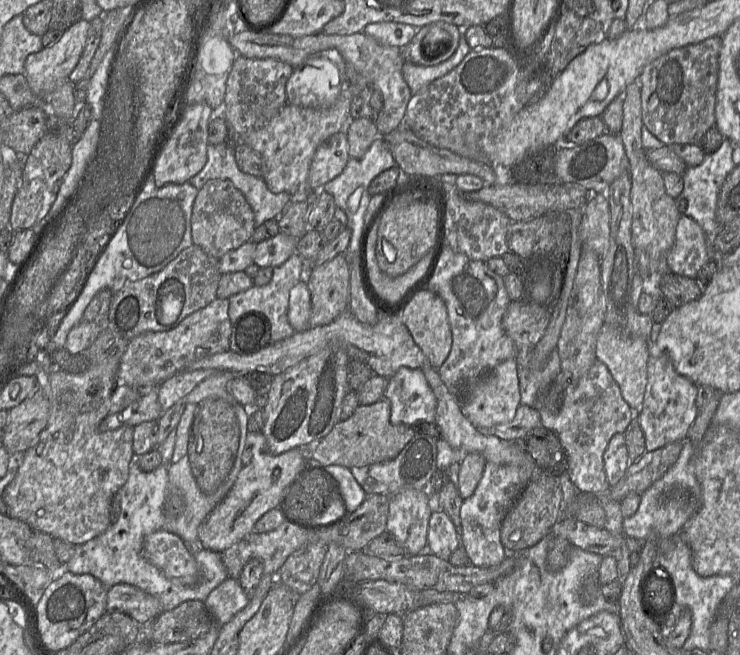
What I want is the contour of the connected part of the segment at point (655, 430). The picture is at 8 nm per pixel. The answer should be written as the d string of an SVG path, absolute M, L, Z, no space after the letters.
M649 343L647 375L648 383L643 404L636 414L644 432L646 450L653 451L686 439L688 430L698 414L695 403L698 385L679 374L667 354L655 343Z

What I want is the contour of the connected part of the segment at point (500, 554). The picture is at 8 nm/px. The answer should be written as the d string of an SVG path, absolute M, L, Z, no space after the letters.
M532 461L519 466L485 463L482 477L474 493L464 499L460 509L462 545L471 565L490 567L499 564L506 558L508 551L500 539L502 521L536 469L537 465Z

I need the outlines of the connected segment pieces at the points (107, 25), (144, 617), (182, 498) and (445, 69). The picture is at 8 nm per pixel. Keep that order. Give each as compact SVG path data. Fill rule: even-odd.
M125 6L111 10L109 12L103 11L103 28L101 41L83 79L92 78L93 74L102 62L105 54L112 49L115 38L119 34L120 28L129 10L130 6Z
M116 584L107 593L106 613L113 612L127 614L144 624L151 623L164 611L156 597L129 584Z
M186 455L177 463L170 464L168 467L168 496L166 497L164 504L163 530L170 531L170 533L182 538L189 547L191 553L198 548L203 548L198 539L198 528L214 507L225 497L242 467L243 466L239 458L219 487L214 492L205 493L195 481Z
M461 29L459 45L454 54L446 61L434 66L415 65L410 62L404 63L402 75L413 95L432 81L452 71L472 51L465 39L465 30Z

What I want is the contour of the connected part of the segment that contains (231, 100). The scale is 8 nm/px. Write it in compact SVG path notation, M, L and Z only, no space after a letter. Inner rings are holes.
M237 56L228 75L222 108L216 113L221 114L226 120L231 133L231 140L238 138L240 134L251 131L254 125L264 125L288 104L286 84L294 69L294 66L276 59L249 59Z

